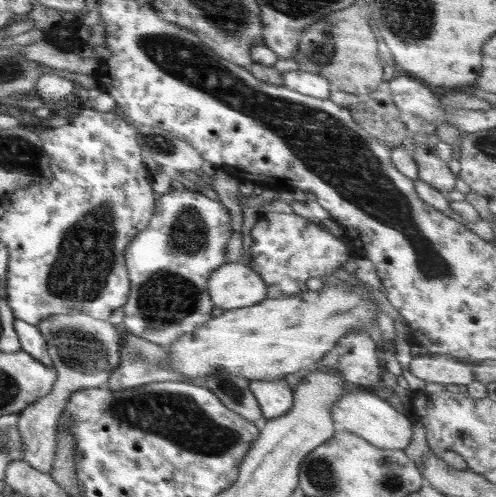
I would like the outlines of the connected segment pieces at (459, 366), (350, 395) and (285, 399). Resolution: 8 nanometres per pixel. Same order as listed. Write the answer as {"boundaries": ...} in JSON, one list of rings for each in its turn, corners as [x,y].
{"boundaries":[[[[433,354],[414,357],[410,361],[409,370],[426,383],[467,385],[476,381],[473,363],[464,362],[448,355]]],[[[360,388],[344,392],[336,403],[330,405],[330,414],[338,429],[356,434],[373,446],[388,450],[403,450],[409,446],[412,437],[411,420],[398,412],[387,399],[376,394]]],[[[285,379],[250,380],[249,387],[260,405],[263,420],[277,419],[292,408],[293,389],[288,386]]]]}

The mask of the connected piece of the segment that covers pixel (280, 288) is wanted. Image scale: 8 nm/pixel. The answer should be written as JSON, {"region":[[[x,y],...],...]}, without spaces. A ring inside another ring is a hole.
{"region":[[[294,213],[259,214],[256,223],[250,230],[253,240],[250,246],[252,257],[248,266],[262,276],[266,284],[266,299],[292,296],[306,292],[308,278],[322,278],[334,270],[344,268],[350,253],[343,242],[333,236],[322,225]]]}

